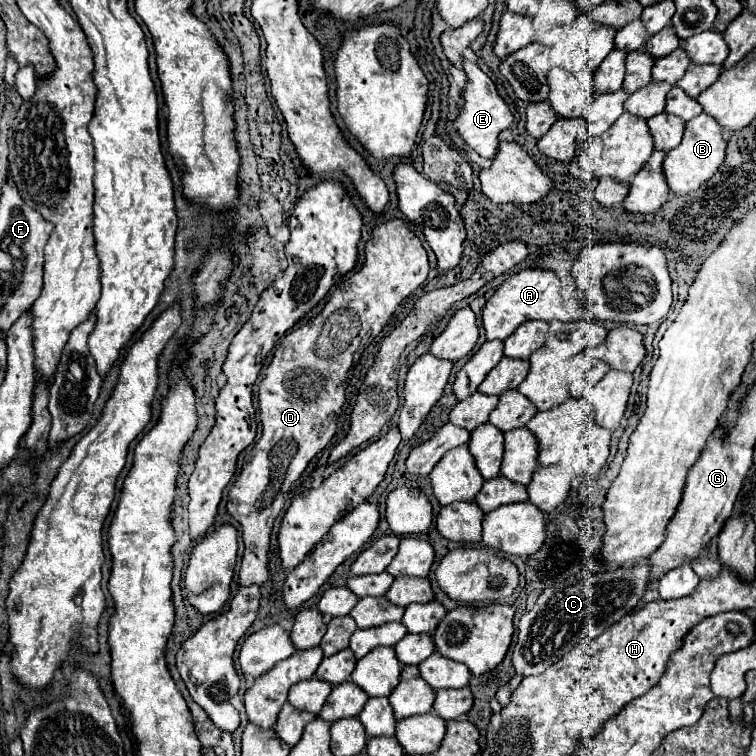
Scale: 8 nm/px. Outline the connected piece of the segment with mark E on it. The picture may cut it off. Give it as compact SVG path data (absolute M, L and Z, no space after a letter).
M464 60L462 70L466 72L466 86L462 90L464 106L458 114L458 118L454 120L454 128L460 134L460 138L466 142L468 148L476 150L482 158L492 158L496 154L498 134L502 130L510 128L510 124L514 122L514 116L512 116L510 108L506 106L506 102L500 98L494 82L474 62Z

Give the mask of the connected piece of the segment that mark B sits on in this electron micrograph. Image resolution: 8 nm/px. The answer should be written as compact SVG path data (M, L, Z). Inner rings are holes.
M702 112L700 116L688 120L680 146L676 146L672 152L668 152L664 158L664 164L662 164L664 178L666 178L670 192L674 196L686 196L686 194L698 190L706 180L710 180L714 176L718 166L724 162L724 152L726 152L726 140L722 136L720 126L716 124L716 120L712 120L712 116Z

